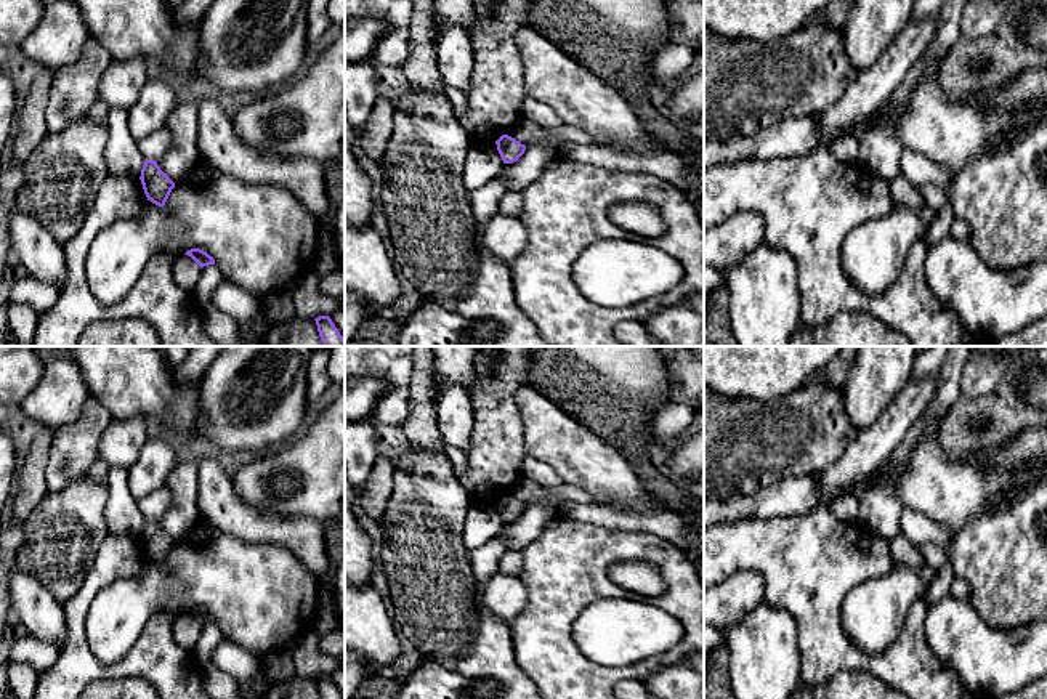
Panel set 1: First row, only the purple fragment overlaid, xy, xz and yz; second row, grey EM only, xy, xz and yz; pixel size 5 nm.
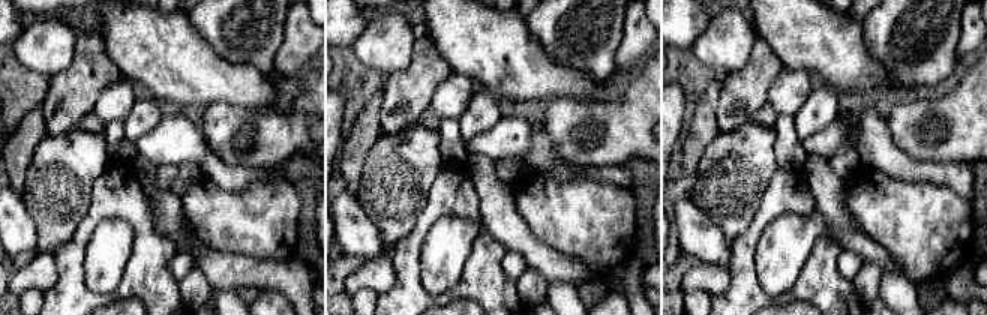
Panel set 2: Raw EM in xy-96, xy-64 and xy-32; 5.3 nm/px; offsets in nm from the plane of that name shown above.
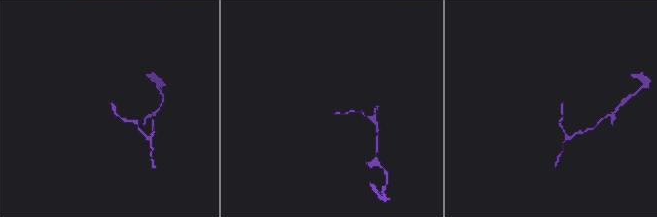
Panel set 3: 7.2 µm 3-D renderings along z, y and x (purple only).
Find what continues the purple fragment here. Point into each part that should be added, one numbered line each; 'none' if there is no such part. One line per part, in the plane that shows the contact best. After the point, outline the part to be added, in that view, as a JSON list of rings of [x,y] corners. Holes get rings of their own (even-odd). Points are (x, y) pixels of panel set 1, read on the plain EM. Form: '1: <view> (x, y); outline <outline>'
none

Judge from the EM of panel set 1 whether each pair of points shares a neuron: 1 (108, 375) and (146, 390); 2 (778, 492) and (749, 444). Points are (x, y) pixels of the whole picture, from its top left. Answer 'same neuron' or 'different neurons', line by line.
1: same neuron
2: different neurons

